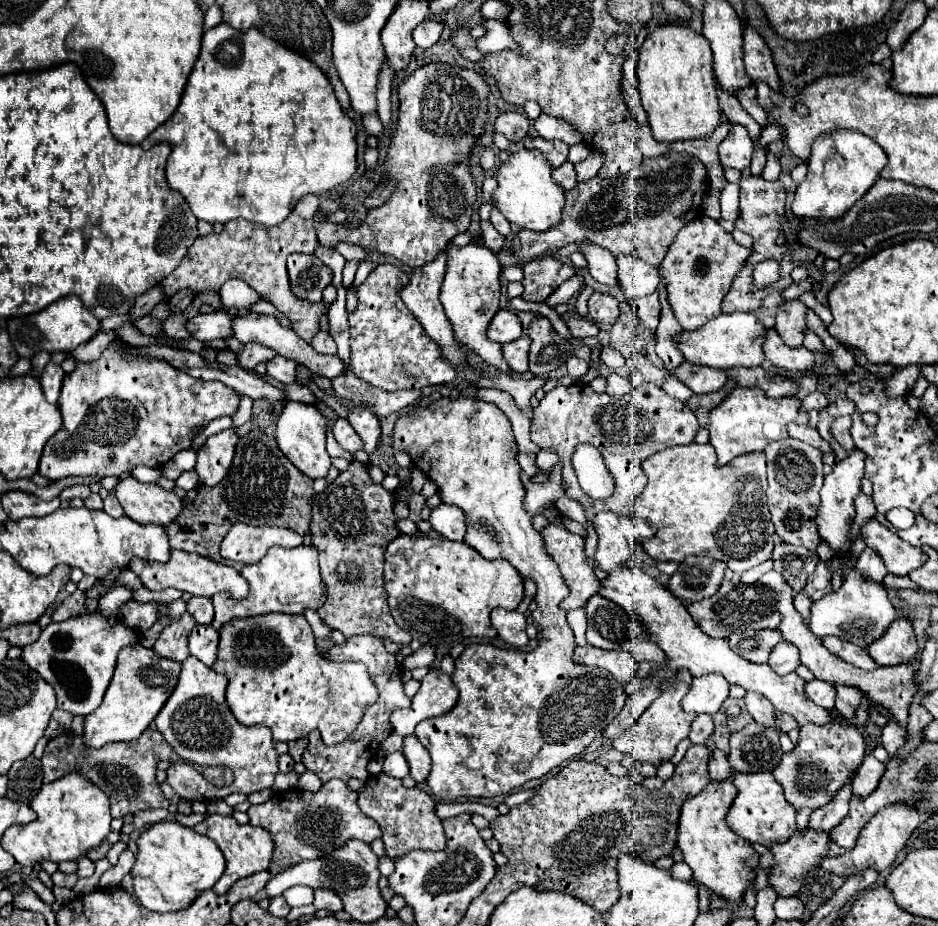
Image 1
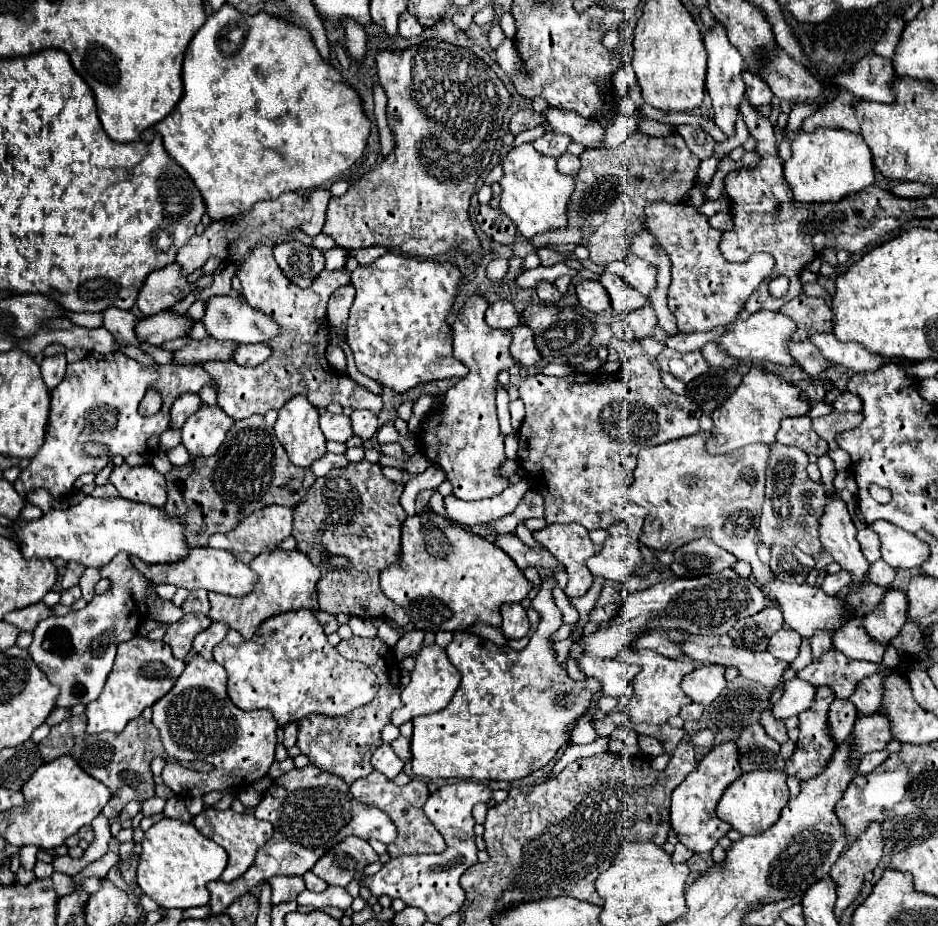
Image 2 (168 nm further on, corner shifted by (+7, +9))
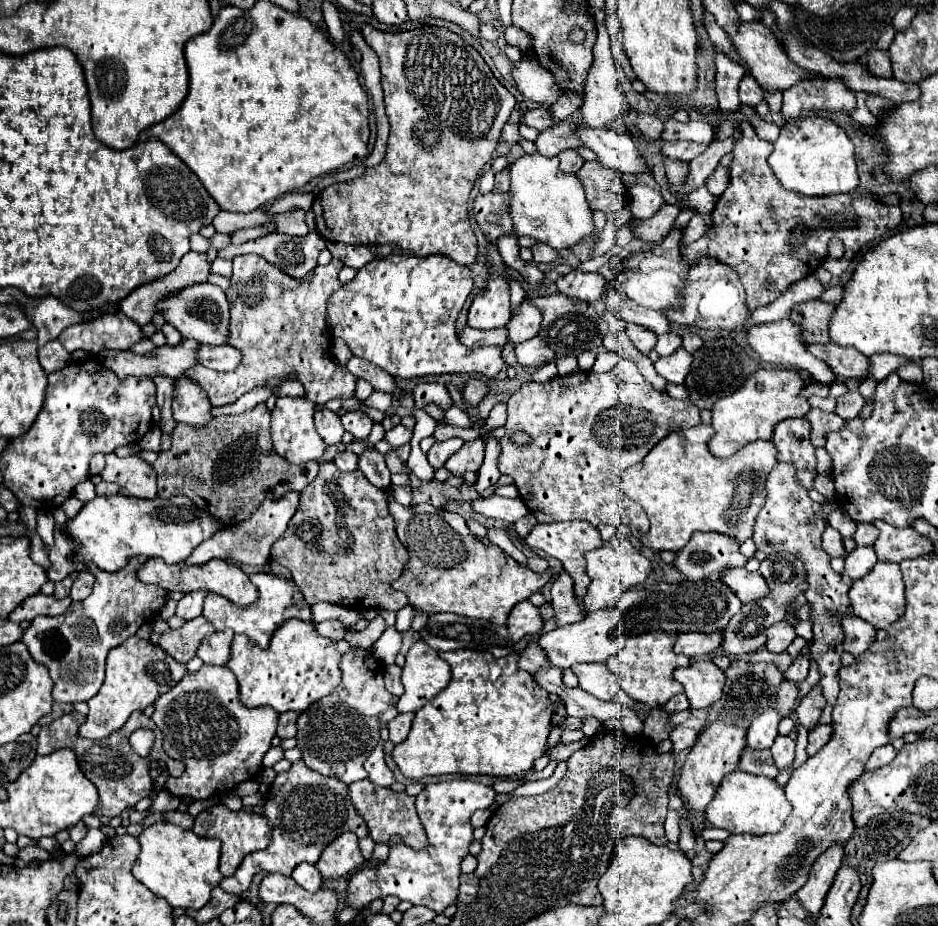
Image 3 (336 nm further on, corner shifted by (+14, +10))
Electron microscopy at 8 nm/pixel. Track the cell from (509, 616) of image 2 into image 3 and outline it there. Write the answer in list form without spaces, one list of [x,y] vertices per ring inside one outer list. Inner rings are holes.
[[[524,600],[512,608],[506,626],[514,644],[520,642],[522,638],[528,638],[528,642],[536,642],[540,638],[544,620],[540,616],[540,610],[528,600]]]

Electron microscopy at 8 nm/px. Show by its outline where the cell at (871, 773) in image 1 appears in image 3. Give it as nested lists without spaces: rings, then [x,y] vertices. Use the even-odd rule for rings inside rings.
[[[888,744],[888,746],[882,746],[882,748],[878,748],[878,750],[874,750],[874,752],[872,752],[872,756],[870,756],[870,760],[868,760],[866,768],[868,768],[868,770],[882,768],[882,766],[890,764],[890,762],[894,760],[894,756],[896,756],[896,752],[894,752],[894,748],[892,748],[890,744]]]

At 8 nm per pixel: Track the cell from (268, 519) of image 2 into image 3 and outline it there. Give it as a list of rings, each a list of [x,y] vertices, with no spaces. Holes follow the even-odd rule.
[[[290,492],[284,494],[278,500],[264,500],[260,504],[260,508],[244,522],[234,524],[222,532],[216,532],[210,540],[204,540],[186,560],[188,566],[200,566],[206,564],[212,558],[220,558],[220,560],[234,560],[234,562],[242,562],[242,564],[250,564],[250,566],[264,566],[270,558],[270,548],[272,544],[284,534],[290,518],[294,516],[296,508],[300,502],[300,492]]]

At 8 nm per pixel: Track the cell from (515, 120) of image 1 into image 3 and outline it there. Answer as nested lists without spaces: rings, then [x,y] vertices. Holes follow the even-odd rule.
[[[538,108],[538,110],[528,110],[524,116],[522,116],[522,120],[528,124],[528,126],[532,126],[532,128],[536,128],[536,130],[546,130],[546,128],[550,128],[550,126],[554,126],[554,116],[552,116],[552,112],[548,110],[548,108]]]

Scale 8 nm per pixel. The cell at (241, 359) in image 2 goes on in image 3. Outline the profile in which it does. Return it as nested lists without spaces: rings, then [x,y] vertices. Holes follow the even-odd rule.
[[[228,344],[222,346],[198,346],[196,360],[200,366],[218,370],[218,372],[228,372],[234,370],[240,364],[240,352]]]

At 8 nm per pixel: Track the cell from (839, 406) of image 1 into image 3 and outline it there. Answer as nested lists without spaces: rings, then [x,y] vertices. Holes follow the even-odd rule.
[[[848,392],[844,396],[838,398],[838,406],[836,406],[836,414],[842,418],[856,418],[860,414],[860,410],[864,408],[864,398],[860,396],[860,392]]]

